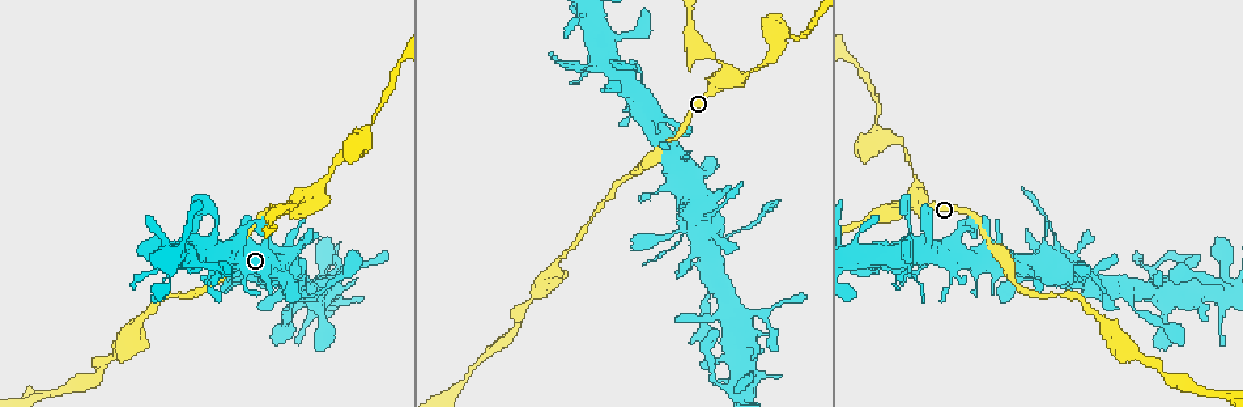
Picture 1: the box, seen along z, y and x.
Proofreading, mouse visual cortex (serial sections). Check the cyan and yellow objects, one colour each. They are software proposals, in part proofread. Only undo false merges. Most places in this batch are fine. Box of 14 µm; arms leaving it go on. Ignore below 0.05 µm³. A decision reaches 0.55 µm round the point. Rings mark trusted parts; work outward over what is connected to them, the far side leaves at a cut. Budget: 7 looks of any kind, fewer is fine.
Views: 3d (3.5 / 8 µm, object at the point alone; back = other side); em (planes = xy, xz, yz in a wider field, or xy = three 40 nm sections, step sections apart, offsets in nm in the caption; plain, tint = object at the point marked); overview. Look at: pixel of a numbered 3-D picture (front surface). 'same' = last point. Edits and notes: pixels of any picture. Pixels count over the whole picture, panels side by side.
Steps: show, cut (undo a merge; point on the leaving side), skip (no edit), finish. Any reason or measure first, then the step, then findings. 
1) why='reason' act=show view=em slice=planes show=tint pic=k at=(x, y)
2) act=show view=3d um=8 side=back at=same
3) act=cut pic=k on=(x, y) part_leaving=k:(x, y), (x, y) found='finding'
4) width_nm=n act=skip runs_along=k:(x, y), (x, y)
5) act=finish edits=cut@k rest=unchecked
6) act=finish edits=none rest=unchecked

why='three-way junction' act=show view=em slice=xy step=5 show=tint pic=1 at=(763, 309)

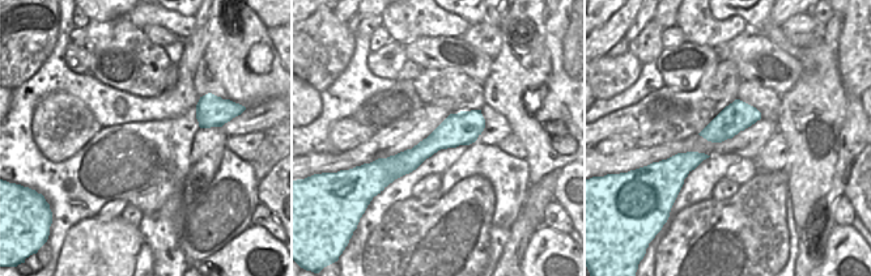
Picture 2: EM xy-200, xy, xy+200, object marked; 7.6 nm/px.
act=show view=3d um=3.5 at=same

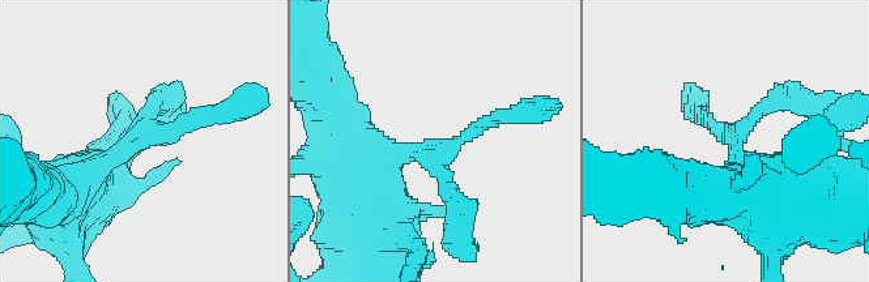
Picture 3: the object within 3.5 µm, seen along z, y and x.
arms=3 act=skip runs_along=3:(60, 195), (165, 103) found='continuous, no second cell'

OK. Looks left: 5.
why='abrupt turn' act=show view=3d um=3.5 pic=1 at=(1227, 287)

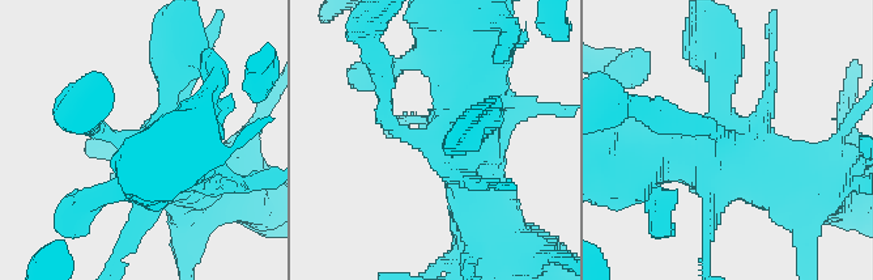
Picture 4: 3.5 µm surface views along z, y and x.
act=skip runs_along=4:(633, 152), (723, 148), (783, 185) found='continuous, no second cell'

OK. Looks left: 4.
why='arms part here' act=show view=3d um=3.5 pic=1 at=(724, 69)

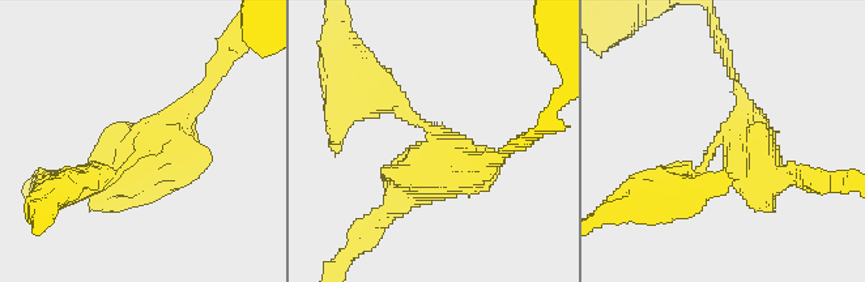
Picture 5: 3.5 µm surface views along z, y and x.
act=show view=em slice=xy step=2 show=plain pic=5 at=(434, 147)

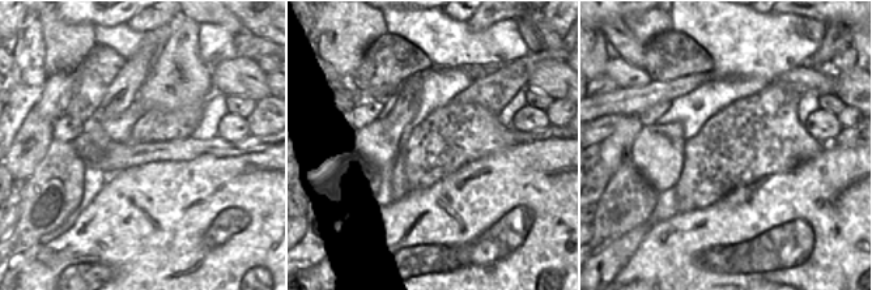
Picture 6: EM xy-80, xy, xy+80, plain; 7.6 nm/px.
why='where the object lies' act=show view=em slice=xy step=2 show=tint at=same

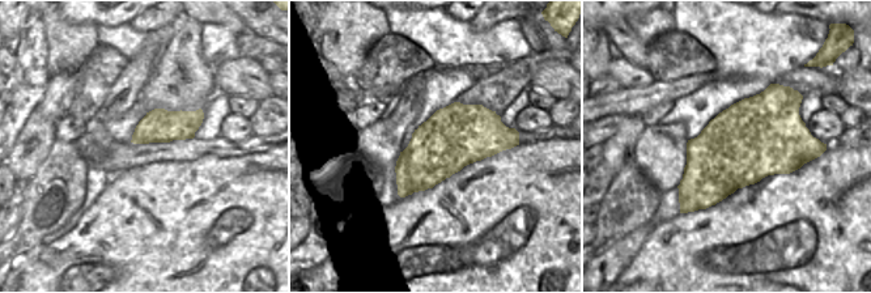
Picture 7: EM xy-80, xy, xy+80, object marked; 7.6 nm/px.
arms=3 arm_widths_nm=150,200,200 act=skip runs_along=5:(84, 176), (120, 176), (204, 88) found='continuous, no second cell'

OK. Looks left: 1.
act=finish edits=none rest=unchecked

